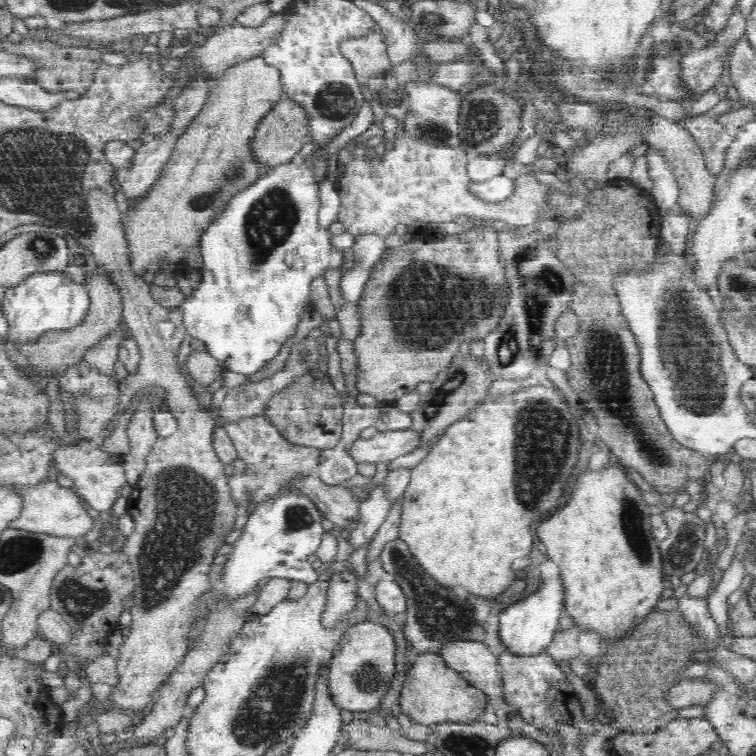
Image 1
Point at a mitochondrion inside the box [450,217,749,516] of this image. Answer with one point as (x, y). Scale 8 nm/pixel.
(690, 354)

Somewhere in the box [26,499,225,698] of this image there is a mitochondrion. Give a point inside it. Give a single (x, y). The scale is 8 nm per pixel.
(80, 601)

